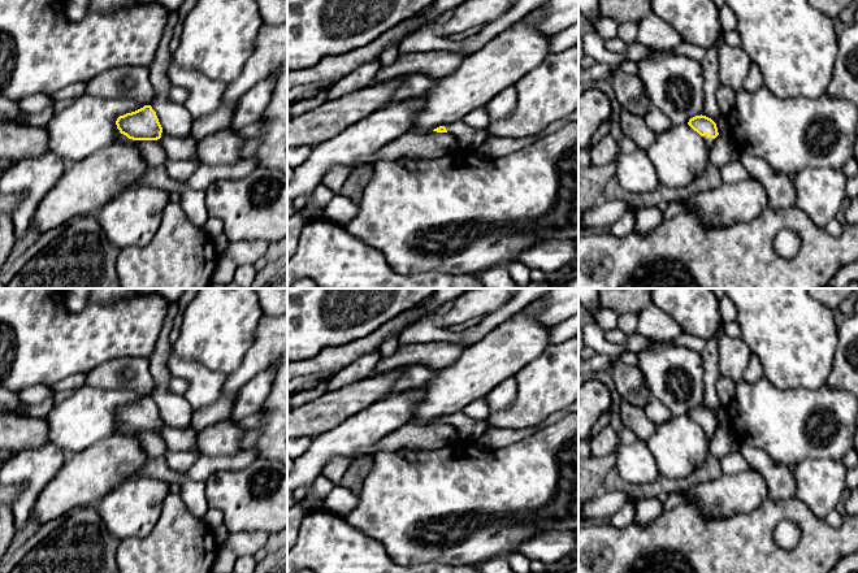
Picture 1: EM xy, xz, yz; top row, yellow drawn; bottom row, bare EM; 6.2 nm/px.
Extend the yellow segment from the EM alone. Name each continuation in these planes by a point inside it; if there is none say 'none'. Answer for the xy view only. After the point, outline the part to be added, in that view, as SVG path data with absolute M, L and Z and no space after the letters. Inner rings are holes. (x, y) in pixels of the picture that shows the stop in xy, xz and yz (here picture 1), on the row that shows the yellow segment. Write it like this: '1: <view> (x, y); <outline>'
1: xy (180, 148); M162 131L161 138L157 139L157 142L164 148L168 159L194 160L198 157L196 140L192 136L178 138Z

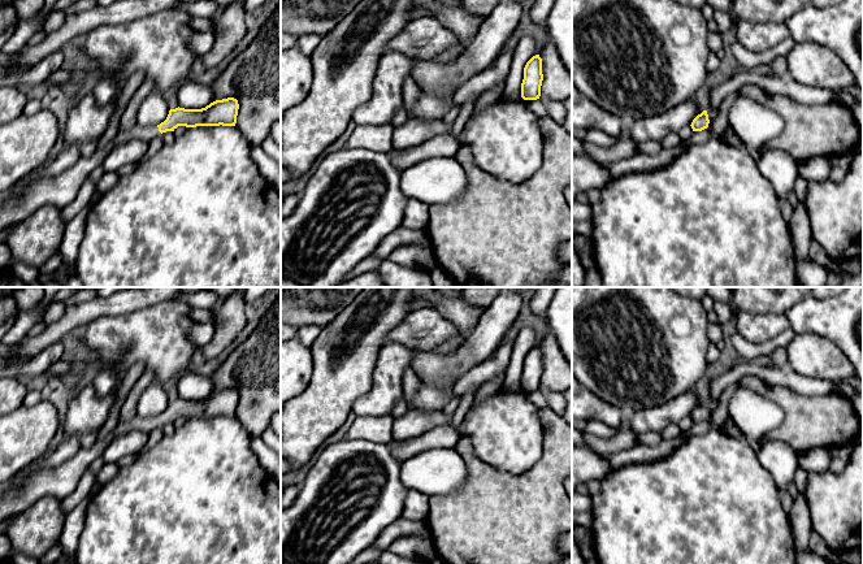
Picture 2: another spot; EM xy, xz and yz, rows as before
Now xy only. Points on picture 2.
1: xy (60, 190); M135 125L129 130L118 131L109 146L97 147L91 157L81 157L62 173L31 183L21 195L0 204L0 231L22 222L43 205L66 207L74 201L87 175L103 164L114 147L134 139L151 142L160 134L157 126Z

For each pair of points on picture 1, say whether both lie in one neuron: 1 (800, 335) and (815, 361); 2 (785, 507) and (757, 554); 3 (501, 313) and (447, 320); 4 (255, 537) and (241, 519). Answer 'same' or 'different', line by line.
1: same
2: same
3: different
4: different

